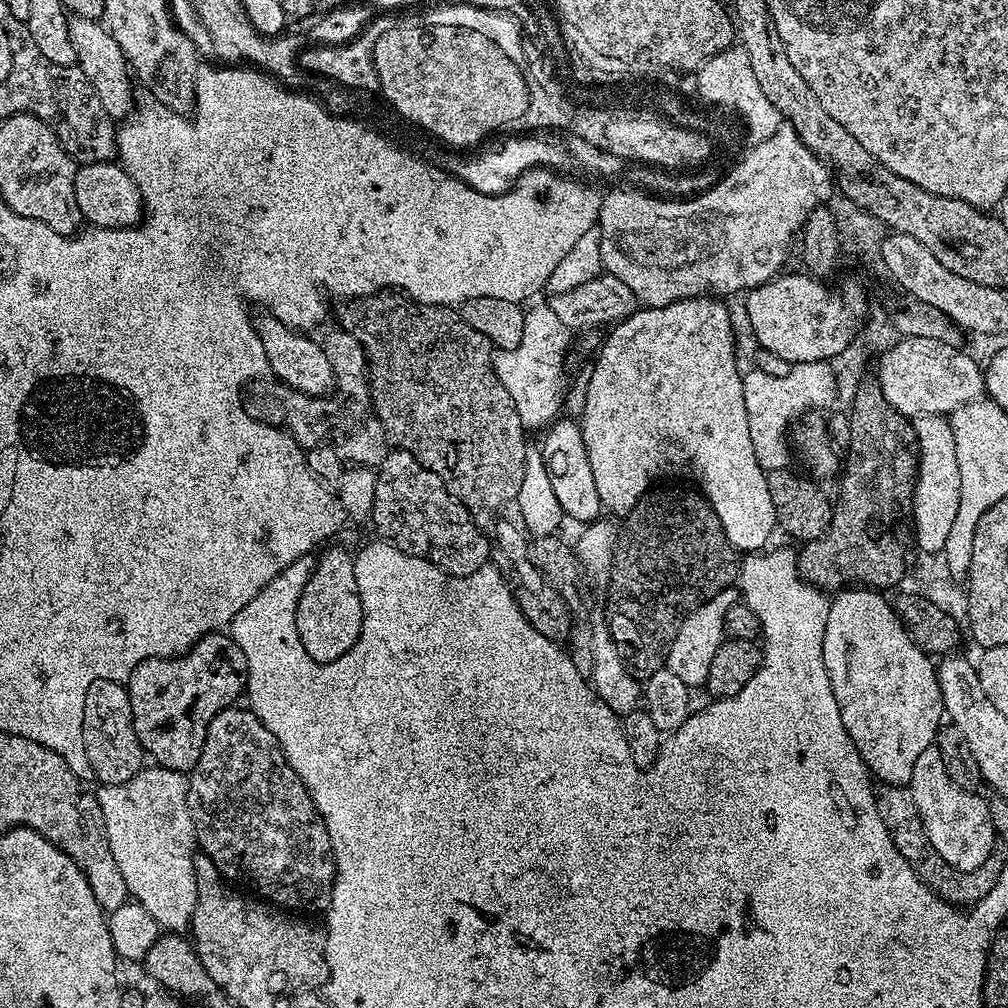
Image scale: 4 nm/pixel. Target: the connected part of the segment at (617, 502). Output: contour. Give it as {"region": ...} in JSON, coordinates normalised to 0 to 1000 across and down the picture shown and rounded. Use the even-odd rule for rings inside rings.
{"region":[[[705,293],[686,294],[680,298],[669,300],[665,304],[656,306],[636,305],[620,317],[606,326],[607,329],[594,342],[590,350],[591,362],[583,373],[583,386],[579,389],[579,438],[581,438],[581,450],[585,454],[585,466],[589,466],[589,482],[593,482],[593,494],[596,505],[600,509],[608,508],[612,514],[623,511],[623,507],[630,500],[640,495],[643,483],[654,472],[680,472],[688,476],[689,483],[693,485],[702,501],[712,510],[712,518],[716,518],[716,526],[720,534],[735,549],[750,550],[763,543],[762,535],[766,527],[771,527],[770,511],[768,510],[768,498],[764,498],[764,486],[762,485],[762,473],[759,461],[752,458],[748,450],[748,442],[744,435],[744,415],[740,415],[740,395],[738,394],[738,375],[736,365],[730,362],[730,337],[726,334],[726,313],[717,297],[707,296]]]}

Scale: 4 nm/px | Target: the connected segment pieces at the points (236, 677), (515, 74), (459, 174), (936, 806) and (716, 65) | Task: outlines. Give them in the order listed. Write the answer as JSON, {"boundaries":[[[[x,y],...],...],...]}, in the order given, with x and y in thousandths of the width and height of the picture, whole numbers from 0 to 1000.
{"boundaries":[[[[225,626],[203,627],[191,643],[177,651],[150,651],[130,667],[125,676],[129,704],[131,705],[131,723],[137,728],[137,736],[144,747],[156,754],[160,763],[169,766],[189,767],[190,761],[200,748],[204,736],[204,724],[208,716],[222,702],[229,702],[234,694],[243,689],[246,678],[244,649],[230,636]]],[[[432,28],[423,32],[386,32],[374,44],[374,63],[381,80],[378,91],[382,96],[388,97],[401,114],[408,115],[409,119],[414,119],[434,131],[437,141],[454,149],[464,149],[483,140],[489,134],[489,124],[507,119],[516,111],[520,106],[520,92],[526,89],[518,67],[516,72],[515,63],[496,55],[488,47],[486,36],[478,38],[468,32],[453,31],[452,28]]],[[[534,131],[506,135],[499,139],[502,140],[496,144],[487,140],[480,145],[482,147],[477,146],[466,152],[443,147],[437,141],[421,139],[419,152],[415,156],[424,161],[425,164],[452,175],[460,183],[474,188],[475,191],[486,192],[487,194],[504,189],[513,176],[528,167],[546,167],[555,171],[575,169],[577,171],[591,171],[597,175],[609,175],[621,165],[620,160],[615,156],[611,156],[567,133]]],[[[928,740],[911,748],[903,785],[907,800],[911,800],[913,814],[919,823],[923,839],[931,843],[939,857],[951,865],[961,865],[970,863],[970,859],[974,859],[974,855],[985,848],[984,837],[989,836],[989,831],[980,807],[979,793],[968,786],[953,786],[946,780],[946,776],[942,776],[942,768],[938,768],[938,760],[935,760],[935,748],[931,748]]],[[[727,46],[709,52],[700,63],[690,68],[688,78],[690,78],[689,94],[713,99],[733,112],[738,112],[739,118],[746,123],[746,135],[750,136],[752,141],[764,137],[764,133],[768,133],[776,125],[774,111],[768,109],[764,97],[760,97],[756,85],[752,85],[752,77],[748,77],[748,68],[744,65],[744,58],[740,58],[738,48]]]]}

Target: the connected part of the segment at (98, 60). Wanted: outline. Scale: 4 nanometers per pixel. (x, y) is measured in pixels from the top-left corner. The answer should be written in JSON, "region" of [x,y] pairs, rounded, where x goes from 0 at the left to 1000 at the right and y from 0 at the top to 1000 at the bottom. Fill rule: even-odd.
{"region":[[[76,16],[68,19],[67,29],[73,42],[77,65],[81,73],[85,73],[92,96],[101,101],[105,113],[110,115],[112,120],[122,120],[132,110],[133,98],[131,99],[132,76],[129,74],[127,60],[121,54],[121,46],[113,42],[113,38],[99,20],[86,20]]]}

